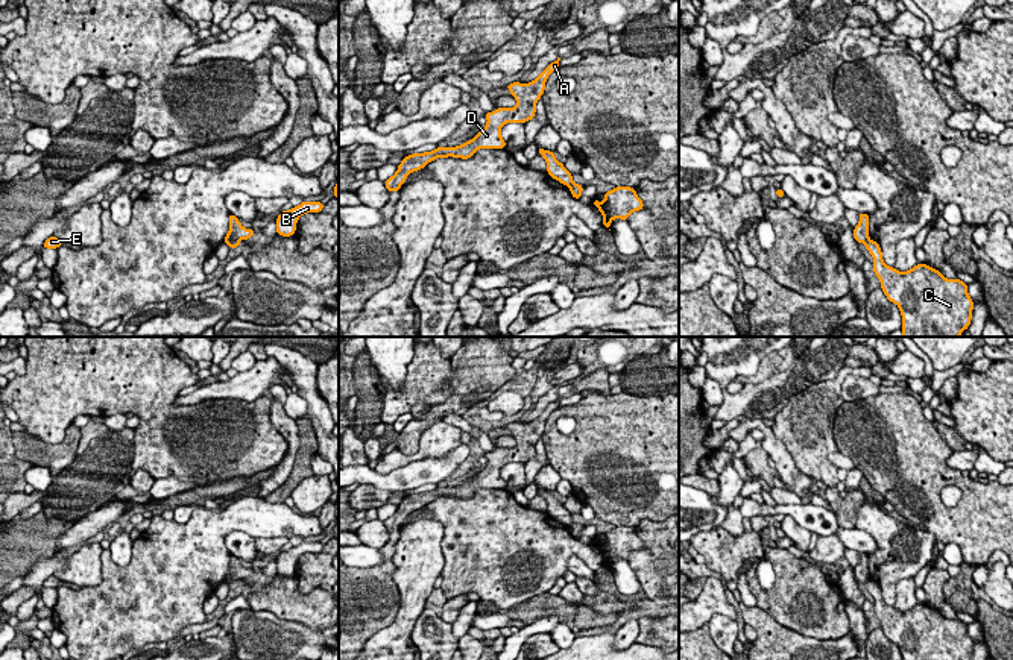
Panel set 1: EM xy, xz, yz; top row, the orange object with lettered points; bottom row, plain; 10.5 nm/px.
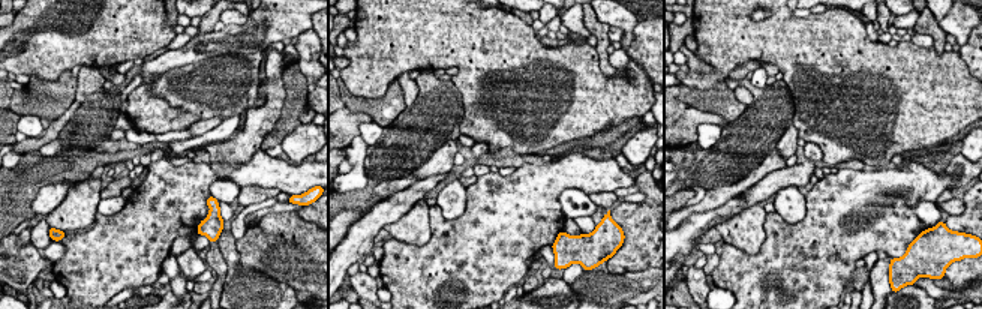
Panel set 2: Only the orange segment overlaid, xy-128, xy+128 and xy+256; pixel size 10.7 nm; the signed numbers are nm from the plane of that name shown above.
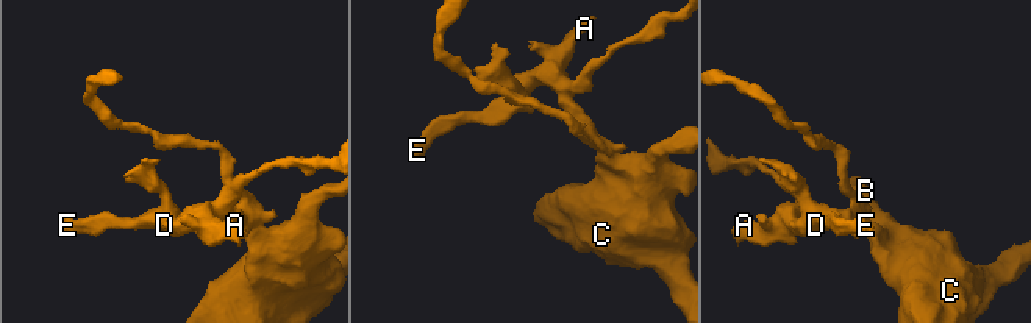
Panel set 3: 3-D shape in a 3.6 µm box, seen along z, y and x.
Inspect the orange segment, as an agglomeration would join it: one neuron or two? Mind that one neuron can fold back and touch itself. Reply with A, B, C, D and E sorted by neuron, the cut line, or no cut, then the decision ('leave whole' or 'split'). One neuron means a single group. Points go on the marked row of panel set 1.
groups A D E / B C; cut xz (573, 182), (568, 185); split

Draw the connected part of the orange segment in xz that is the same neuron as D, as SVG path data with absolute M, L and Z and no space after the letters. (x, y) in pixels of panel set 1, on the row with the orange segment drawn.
M557 58L554 62L548 64L548 67L532 82L522 85L521 82L509 83L506 90L516 100L515 108L497 108L492 112L486 112L486 127L477 132L471 141L465 141L456 147L436 147L431 152L413 153L406 156L393 176L384 181L384 185L389 193L399 191L401 185L406 182L407 176L413 171L424 168L428 162L436 158L472 158L478 149L504 149L506 141L501 138L501 127L506 123L527 123L536 114L536 102L542 97L545 90L545 82L548 76L559 68Z

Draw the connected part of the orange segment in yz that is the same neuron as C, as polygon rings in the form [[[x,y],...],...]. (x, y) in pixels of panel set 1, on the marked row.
[[[867,240],[866,249],[873,256],[872,270],[881,281],[884,294],[901,310],[902,337],[960,337],[969,328],[974,300],[967,294],[967,284],[958,278],[948,279],[926,264],[916,264],[908,272],[899,272],[884,262],[879,243],[875,240]]]

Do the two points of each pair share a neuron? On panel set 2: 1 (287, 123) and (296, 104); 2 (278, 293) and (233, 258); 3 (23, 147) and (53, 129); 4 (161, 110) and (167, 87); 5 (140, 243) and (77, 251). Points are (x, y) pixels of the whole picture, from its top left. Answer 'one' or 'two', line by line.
1: one
2: one
3: one
4: two
5: one

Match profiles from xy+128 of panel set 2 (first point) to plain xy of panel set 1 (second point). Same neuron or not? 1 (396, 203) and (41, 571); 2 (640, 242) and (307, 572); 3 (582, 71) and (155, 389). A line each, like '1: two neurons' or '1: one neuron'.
1: one neuron
2: one neuron
3: one neuron

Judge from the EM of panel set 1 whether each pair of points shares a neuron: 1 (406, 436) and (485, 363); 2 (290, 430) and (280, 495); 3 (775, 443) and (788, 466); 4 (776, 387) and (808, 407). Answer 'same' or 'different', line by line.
1: same
2: different
3: same
4: different

